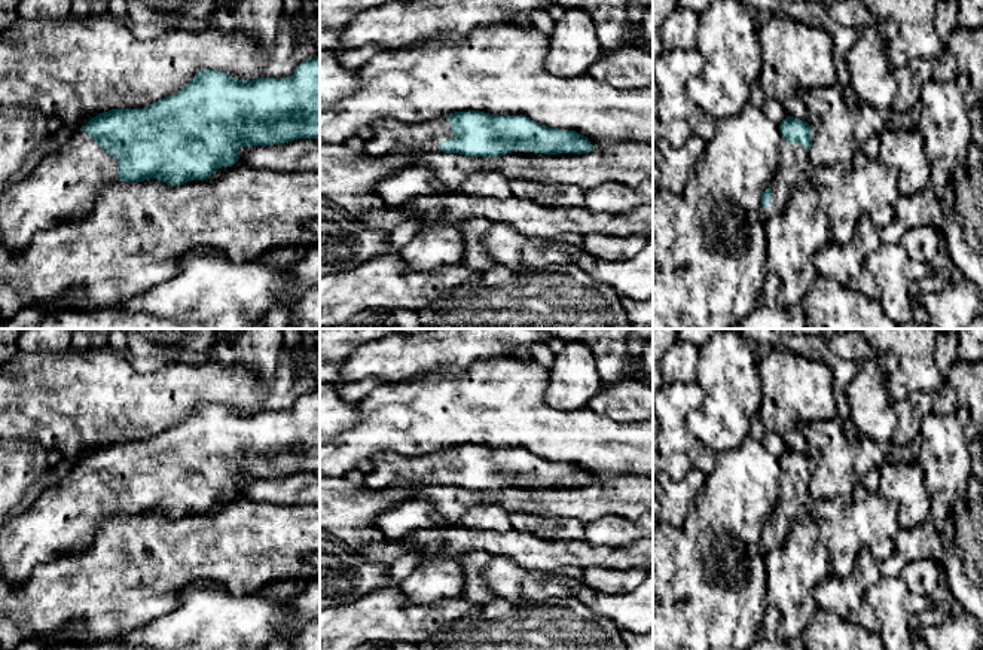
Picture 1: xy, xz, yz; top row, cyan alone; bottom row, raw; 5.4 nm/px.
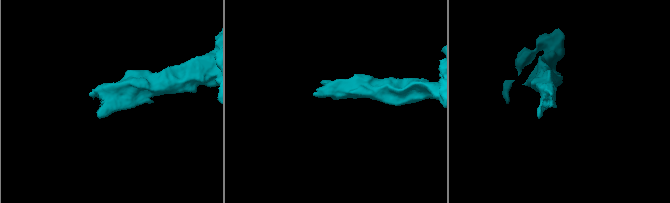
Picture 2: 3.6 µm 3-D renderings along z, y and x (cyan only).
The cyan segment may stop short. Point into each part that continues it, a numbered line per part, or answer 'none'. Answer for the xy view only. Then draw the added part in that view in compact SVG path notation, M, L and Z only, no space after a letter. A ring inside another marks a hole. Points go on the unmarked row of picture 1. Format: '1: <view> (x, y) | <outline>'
1: xy (66, 518) | M76 464L57 485L46 488L22 513L0 527L0 570L7 585L24 582L31 570L65 553L89 547L103 521L119 515L117 494L86 464Z

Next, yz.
1: yz (793, 500) | M782 472L779 477L778 503L770 518L772 532L766 541L761 541L761 550L764 555L785 540L793 521L803 513L809 513L812 504L809 485L800 476L788 476Z

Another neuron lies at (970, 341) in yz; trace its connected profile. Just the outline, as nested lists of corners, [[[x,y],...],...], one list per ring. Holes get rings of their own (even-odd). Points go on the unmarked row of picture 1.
[[[958,329],[958,358],[967,363],[983,360],[983,329]]]

